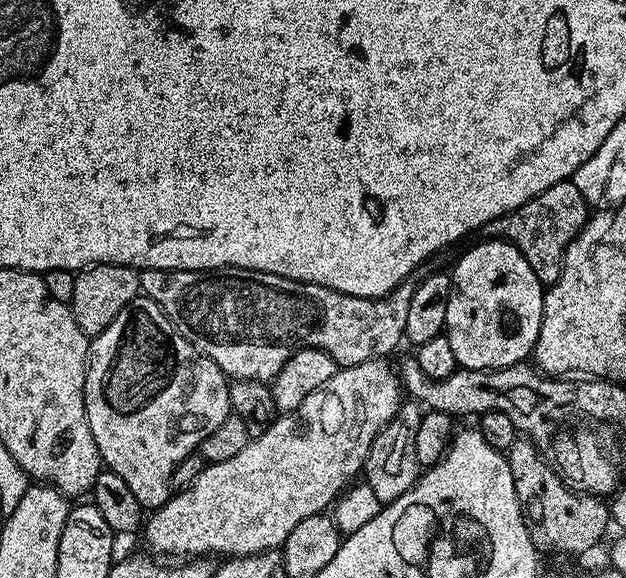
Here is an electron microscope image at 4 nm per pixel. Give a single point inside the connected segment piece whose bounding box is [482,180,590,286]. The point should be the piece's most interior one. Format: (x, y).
(541, 230)

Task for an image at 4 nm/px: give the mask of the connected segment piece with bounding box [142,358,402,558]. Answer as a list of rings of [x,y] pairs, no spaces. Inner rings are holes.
[[[381,358],[379,360],[367,360],[349,368],[340,368],[334,374],[334,378],[330,378],[330,382],[326,382],[326,386],[314,390],[314,394],[310,394],[310,398],[306,398],[306,402],[302,402],[302,406],[298,410],[277,415],[276,421],[261,436],[249,439],[248,445],[242,450],[238,450],[238,454],[234,454],[234,458],[226,458],[226,462],[208,464],[202,470],[202,474],[198,474],[198,478],[194,478],[194,482],[189,488],[179,489],[164,505],[155,509],[147,517],[142,533],[144,532],[145,542],[153,548],[151,551],[153,553],[161,552],[161,554],[156,553],[161,557],[176,556],[172,558],[217,558],[216,556],[220,556],[219,558],[233,558],[236,556],[253,556],[259,552],[279,549],[286,542],[290,530],[294,530],[294,526],[298,526],[298,522],[302,522],[302,518],[310,518],[314,514],[324,512],[339,497],[340,493],[345,491],[361,475],[374,438],[388,425],[390,418],[394,418],[394,414],[400,409],[402,385],[397,369],[393,365],[391,368],[388,363],[387,359]]]

